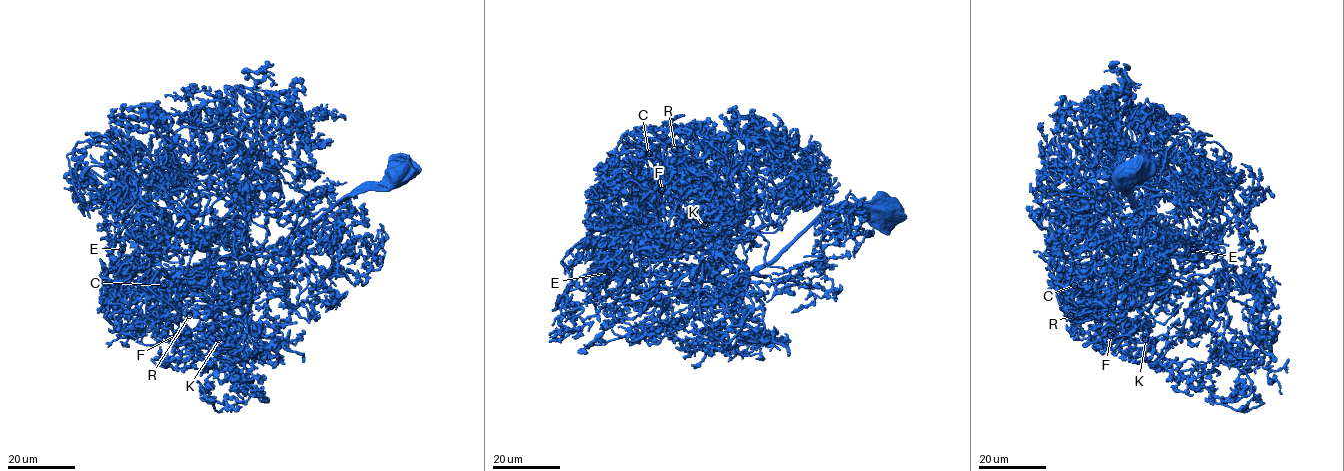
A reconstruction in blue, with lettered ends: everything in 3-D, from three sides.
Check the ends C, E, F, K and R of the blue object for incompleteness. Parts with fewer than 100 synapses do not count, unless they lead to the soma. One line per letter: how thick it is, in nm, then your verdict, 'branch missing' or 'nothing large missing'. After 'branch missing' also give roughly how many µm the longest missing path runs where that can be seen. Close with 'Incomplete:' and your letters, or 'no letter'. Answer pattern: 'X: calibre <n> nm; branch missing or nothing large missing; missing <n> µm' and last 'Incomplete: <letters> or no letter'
C: calibre 280 nm; nothing large missing
E: calibre 360 nm; nothing large missing
F: calibre 550 nm; nothing large missing
K: calibre 200 nm; nothing large missing
R: calibre 240 nm; nothing large missing
Incomplete: no letter

